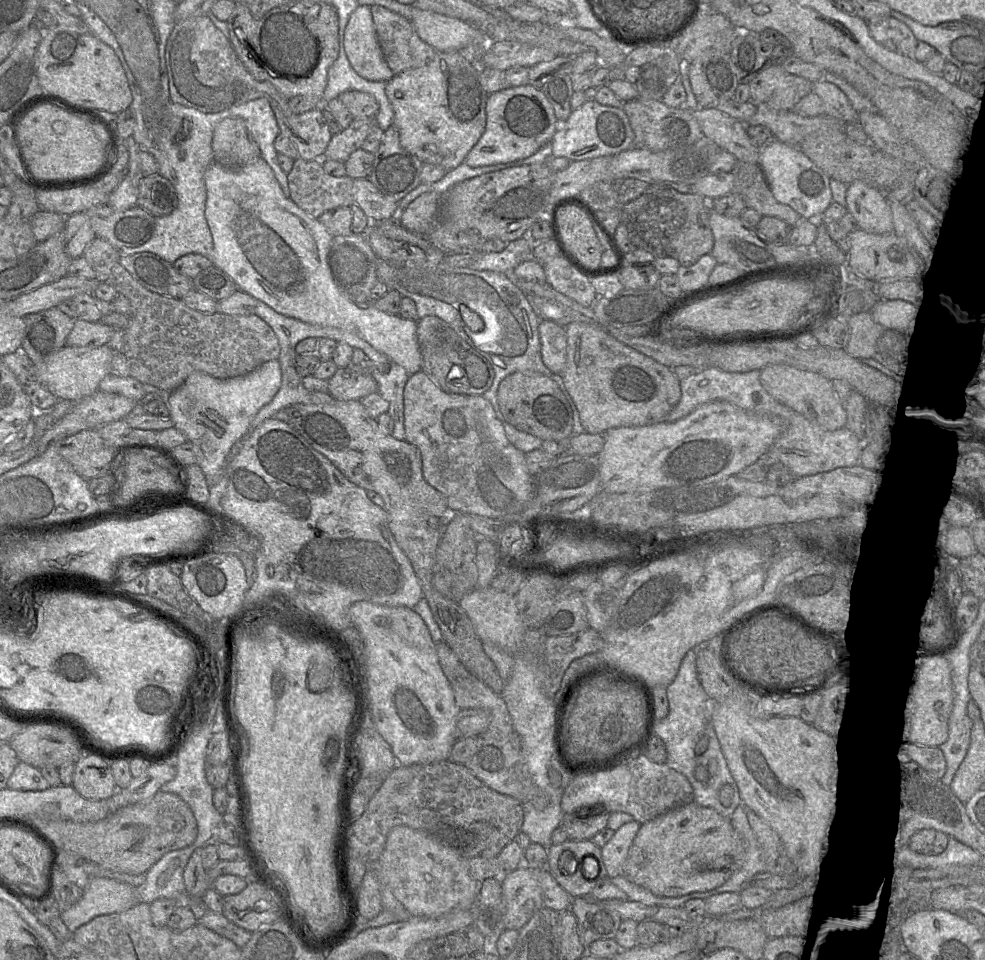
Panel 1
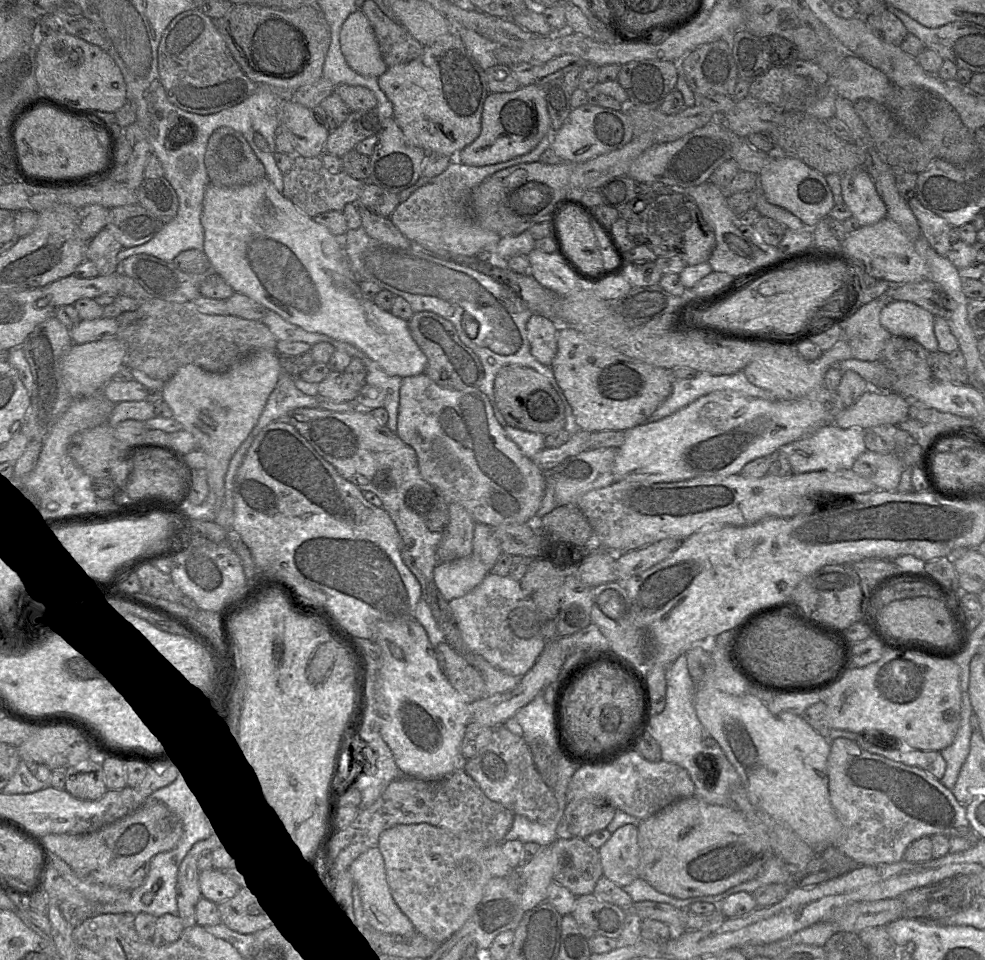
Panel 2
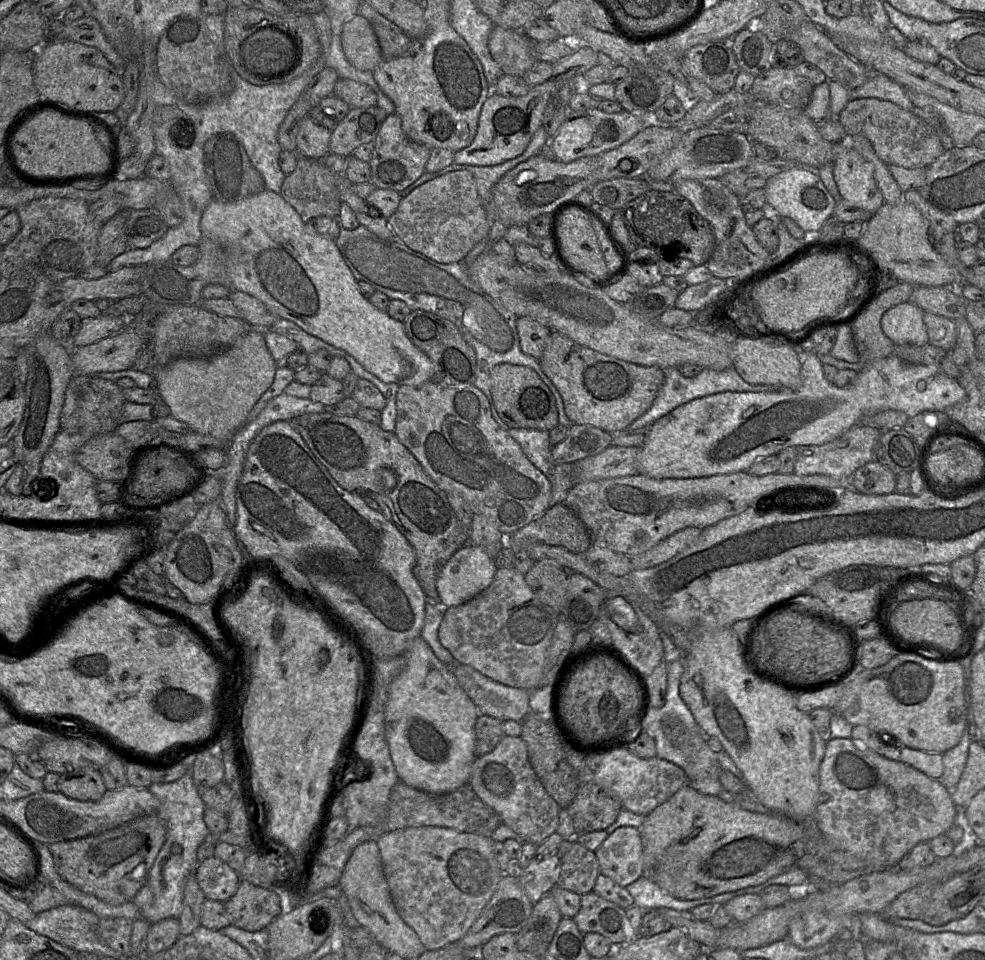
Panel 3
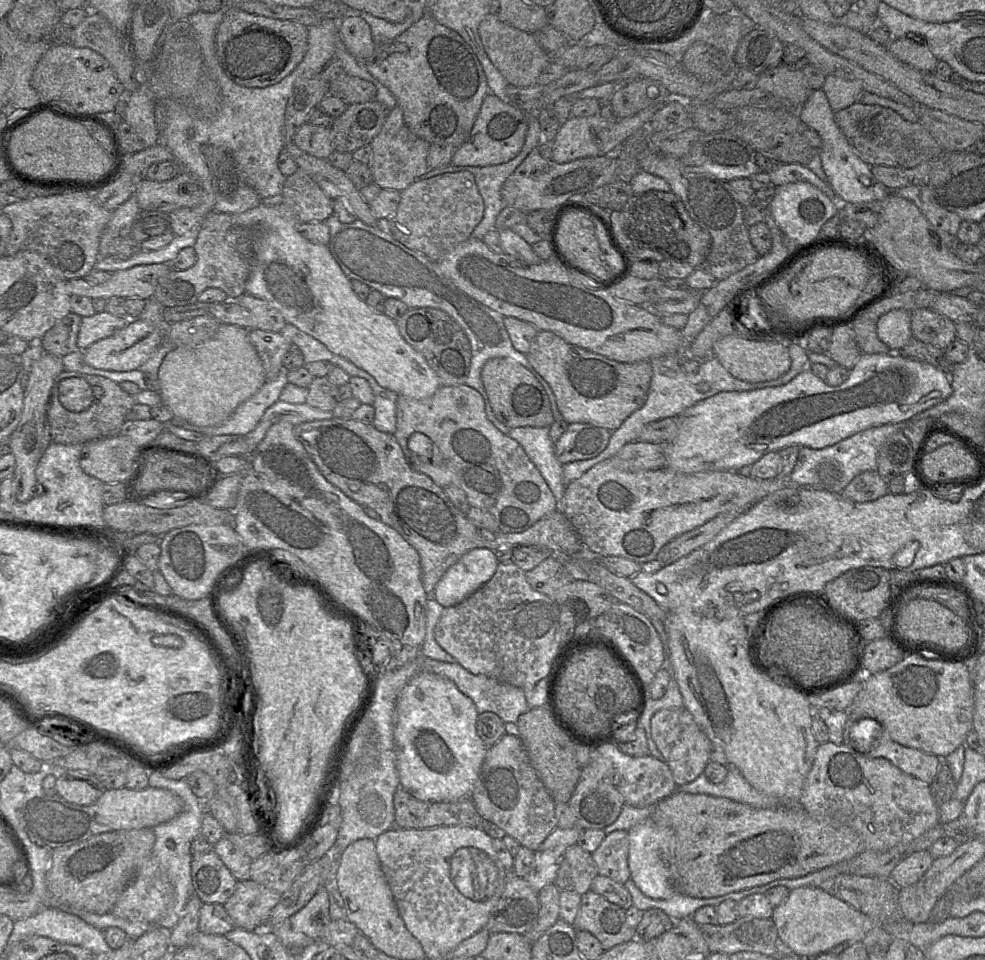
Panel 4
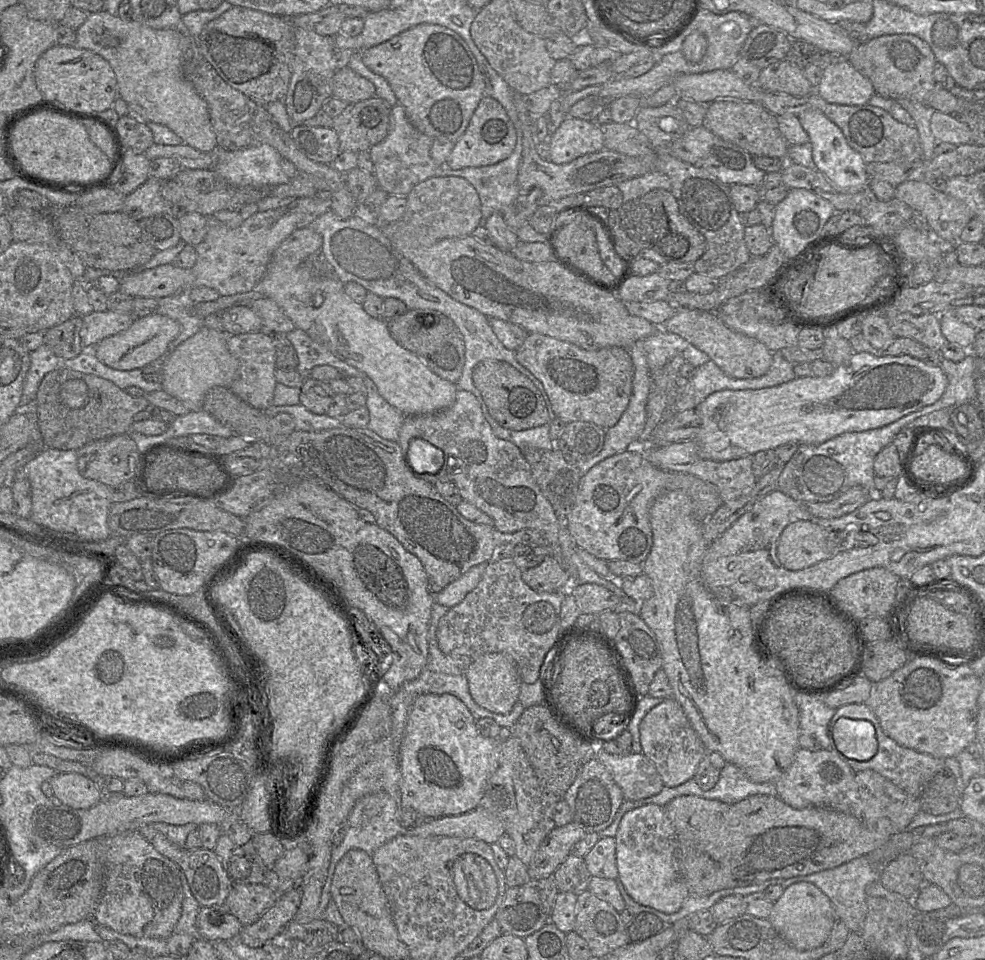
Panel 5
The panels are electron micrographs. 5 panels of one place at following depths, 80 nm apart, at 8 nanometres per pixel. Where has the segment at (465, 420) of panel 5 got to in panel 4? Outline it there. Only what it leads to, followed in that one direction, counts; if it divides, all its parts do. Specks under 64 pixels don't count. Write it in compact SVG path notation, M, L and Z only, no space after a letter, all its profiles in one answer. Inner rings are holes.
M441 386L431 397L421 400L399 396L394 436L415 470L430 477L441 488L453 485L462 489L469 505L490 513L502 533L521 533L545 515L558 509L558 502L538 469L517 441L501 433L488 420L483 397L472 387ZM415 433L424 434L434 444L433 456L429 463L420 462L409 449L409 440Z

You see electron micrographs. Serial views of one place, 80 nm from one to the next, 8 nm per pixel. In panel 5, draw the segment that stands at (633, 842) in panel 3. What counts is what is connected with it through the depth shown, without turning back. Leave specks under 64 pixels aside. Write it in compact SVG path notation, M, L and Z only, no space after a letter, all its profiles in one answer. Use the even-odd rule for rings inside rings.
M602 837L583 857L592 876L618 879L615 837Z

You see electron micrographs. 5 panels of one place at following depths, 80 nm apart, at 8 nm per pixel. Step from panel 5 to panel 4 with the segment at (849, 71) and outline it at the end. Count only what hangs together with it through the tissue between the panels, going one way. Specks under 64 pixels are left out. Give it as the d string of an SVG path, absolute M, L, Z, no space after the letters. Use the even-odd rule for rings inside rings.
M834 74L826 75L821 89L826 94L833 113L858 102L864 92L858 80L848 80Z

